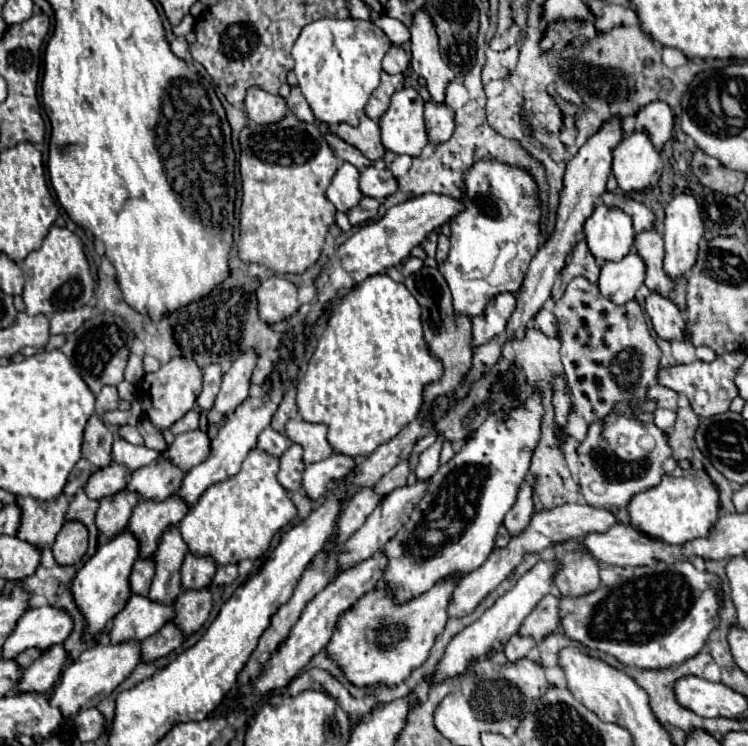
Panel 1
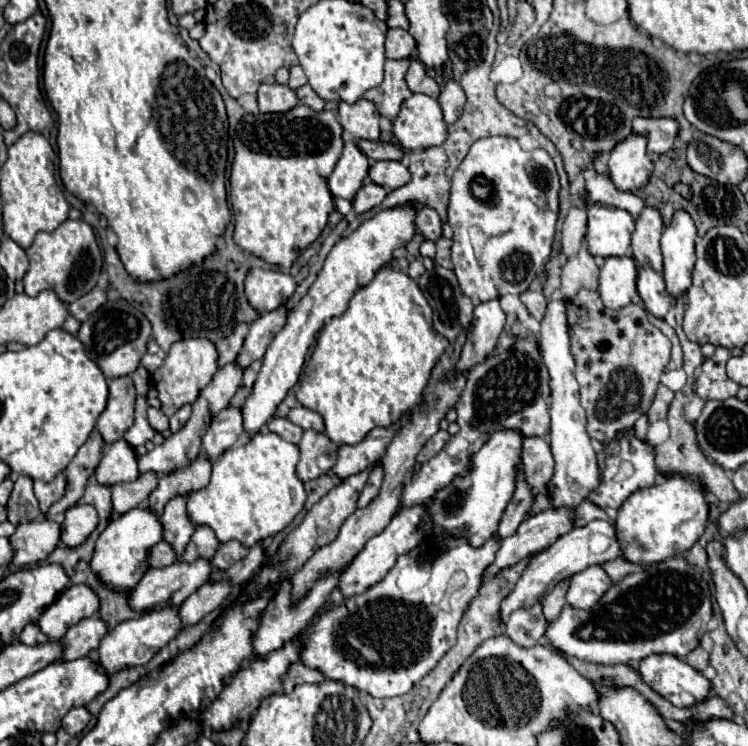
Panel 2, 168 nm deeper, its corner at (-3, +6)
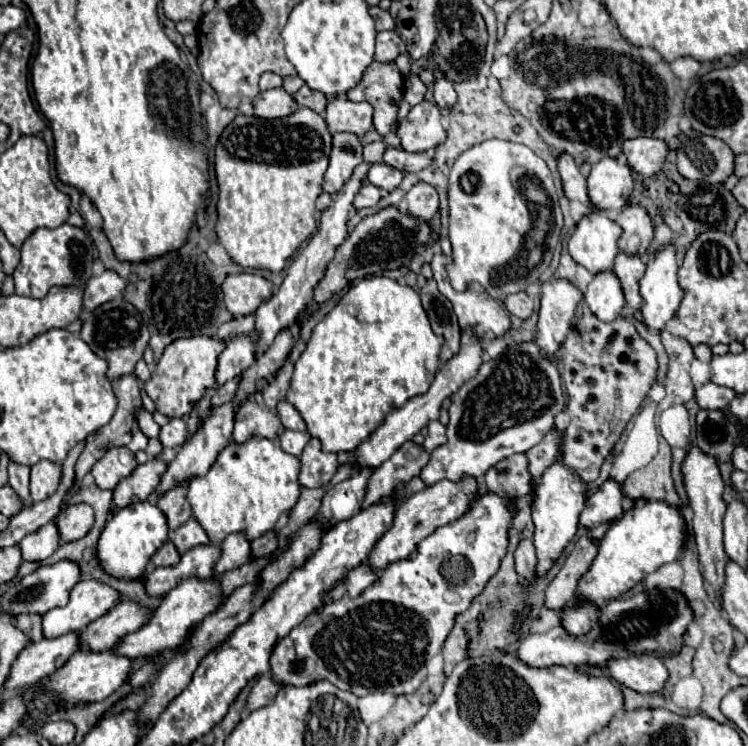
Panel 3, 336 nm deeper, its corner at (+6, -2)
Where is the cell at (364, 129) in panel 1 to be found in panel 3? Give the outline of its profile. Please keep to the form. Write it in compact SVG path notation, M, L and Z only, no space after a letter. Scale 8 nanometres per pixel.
M345 94L335 96L327 104L327 126L331 134L351 132L363 138L373 126L373 108L367 102L351 102Z

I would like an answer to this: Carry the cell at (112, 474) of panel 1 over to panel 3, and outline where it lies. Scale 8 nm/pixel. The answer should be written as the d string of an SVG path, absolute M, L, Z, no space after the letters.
M109 448L107 454L91 468L99 488L113 490L119 480L127 478L137 468L135 454L127 448Z

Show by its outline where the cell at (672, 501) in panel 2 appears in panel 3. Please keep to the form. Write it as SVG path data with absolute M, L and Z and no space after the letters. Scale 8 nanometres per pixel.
M645 500L643 504L633 506L605 532L597 558L579 580L577 598L591 600L593 604L603 606L605 600L621 596L637 582L641 582L647 574L655 572L663 564L675 562L683 550L683 538L685 518L679 508L663 500Z

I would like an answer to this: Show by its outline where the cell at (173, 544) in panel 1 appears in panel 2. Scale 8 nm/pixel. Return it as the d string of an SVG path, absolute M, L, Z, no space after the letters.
M174 496L166 506L162 514L162 526L164 526L164 540L174 546L176 554L182 554L192 532L194 522L190 520L186 512L186 500L188 496Z

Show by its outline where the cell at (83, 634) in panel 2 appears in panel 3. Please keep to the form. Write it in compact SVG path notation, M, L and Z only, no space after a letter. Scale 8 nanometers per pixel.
M121 600L103 614L99 620L93 620L79 632L79 650L105 652L111 650L125 634L141 628L149 618L149 610L141 608L131 600Z

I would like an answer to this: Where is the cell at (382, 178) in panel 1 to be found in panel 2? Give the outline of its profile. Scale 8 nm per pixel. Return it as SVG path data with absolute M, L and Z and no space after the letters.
M386 160L386 162L374 162L370 166L370 178L372 178L372 182L376 182L388 190L396 190L410 180L410 172L402 162Z

